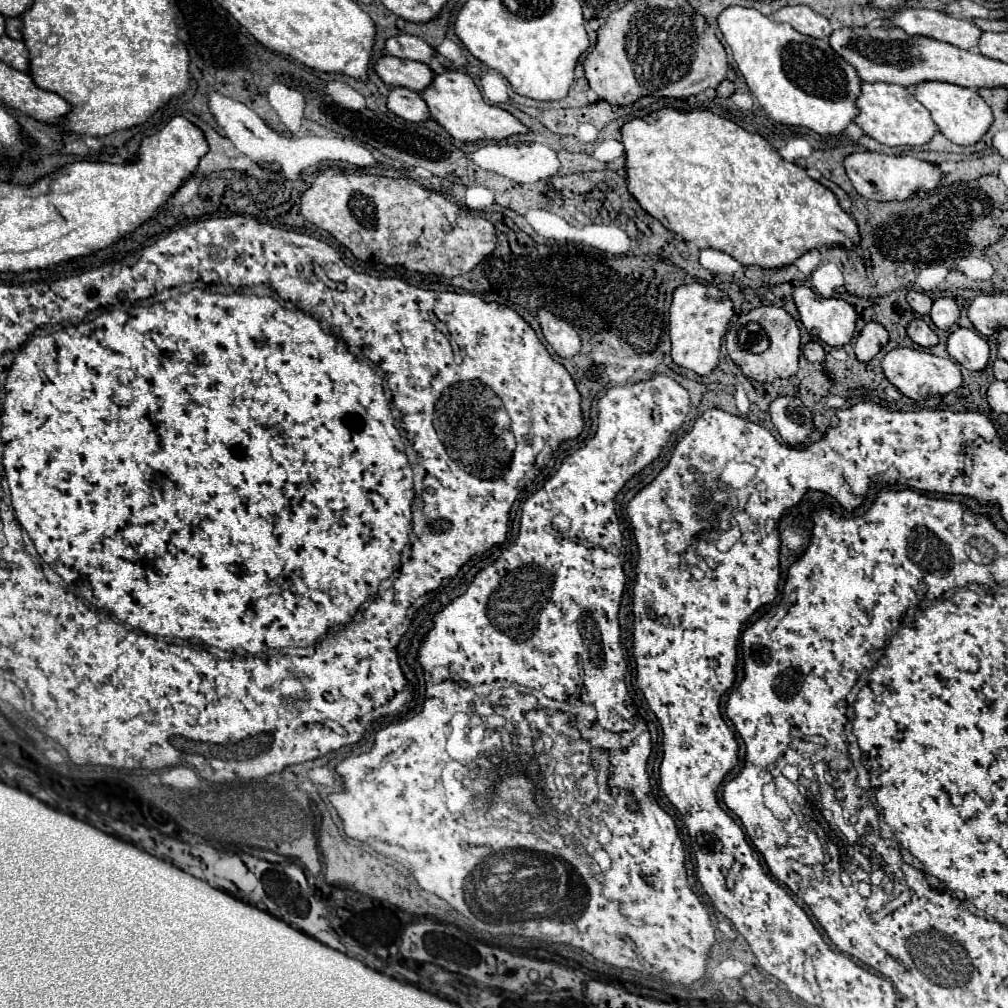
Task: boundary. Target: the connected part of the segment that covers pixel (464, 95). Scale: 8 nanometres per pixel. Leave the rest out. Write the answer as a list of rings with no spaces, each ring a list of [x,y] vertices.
[[[445,69],[441,73],[435,73],[431,85],[427,85],[427,89],[419,91],[419,95],[427,103],[431,117],[457,141],[465,141],[465,143],[479,141],[479,139],[501,141],[501,139],[507,139],[515,133],[527,131],[527,127],[523,123],[519,123],[511,113],[503,111],[501,107],[485,103],[473,77],[463,71]]]

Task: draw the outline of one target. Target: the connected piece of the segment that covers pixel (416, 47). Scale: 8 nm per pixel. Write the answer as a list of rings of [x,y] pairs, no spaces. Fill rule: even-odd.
[[[395,35],[389,37],[385,41],[385,51],[393,57],[399,59],[413,59],[413,61],[421,61],[421,63],[429,63],[429,59],[433,57],[433,49],[419,37],[413,35]]]

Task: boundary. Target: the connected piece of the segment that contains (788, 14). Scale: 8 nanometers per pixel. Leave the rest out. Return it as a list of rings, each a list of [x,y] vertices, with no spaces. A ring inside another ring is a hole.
[[[787,5],[775,11],[771,19],[777,23],[789,23],[795,31],[817,39],[827,39],[833,33],[829,21],[821,13],[809,9],[807,5]]]

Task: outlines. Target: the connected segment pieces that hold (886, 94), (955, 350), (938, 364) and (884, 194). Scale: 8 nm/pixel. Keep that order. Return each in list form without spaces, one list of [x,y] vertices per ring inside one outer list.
[[[861,83],[861,95],[857,97],[855,107],[859,109],[855,123],[863,129],[863,133],[889,147],[923,145],[933,137],[933,133],[937,133],[937,125],[933,123],[929,111],[899,85]]]
[[[955,329],[947,337],[949,355],[969,371],[981,371],[989,361],[987,341],[971,329]]]
[[[897,347],[893,351],[889,351],[883,361],[881,367],[885,371],[885,377],[909,399],[923,399],[927,395],[947,395],[953,389],[957,389],[961,385],[961,369],[955,361],[951,359],[943,359],[937,357],[929,351],[921,351],[921,349],[911,349],[911,347]]]
[[[863,151],[863,153],[847,155],[843,165],[855,191],[865,199],[873,199],[873,201],[893,201],[893,199],[903,201],[911,197],[915,191],[935,189],[941,179],[941,171],[937,169],[937,165],[931,165],[927,161],[909,155],[883,155],[883,153]]]

